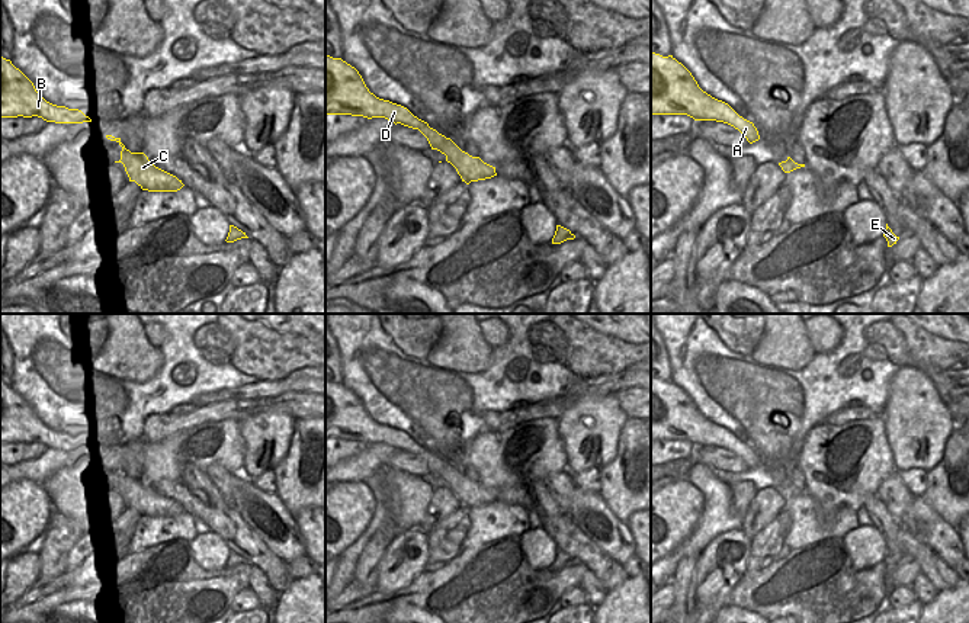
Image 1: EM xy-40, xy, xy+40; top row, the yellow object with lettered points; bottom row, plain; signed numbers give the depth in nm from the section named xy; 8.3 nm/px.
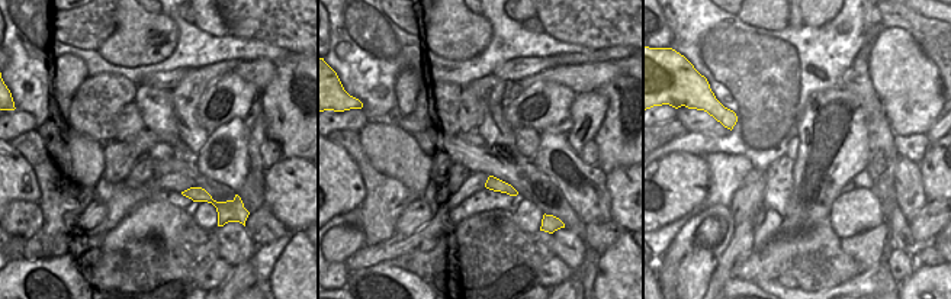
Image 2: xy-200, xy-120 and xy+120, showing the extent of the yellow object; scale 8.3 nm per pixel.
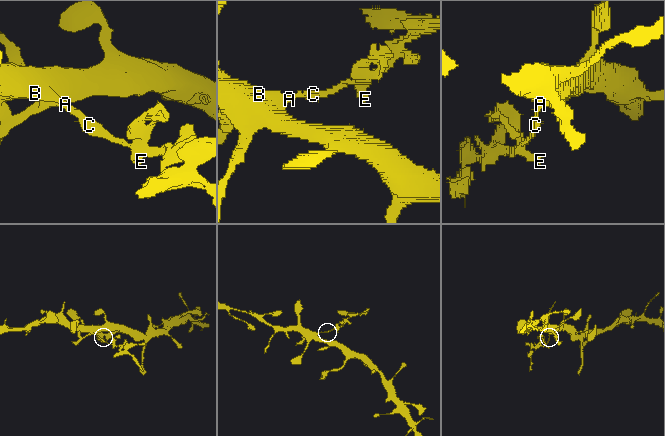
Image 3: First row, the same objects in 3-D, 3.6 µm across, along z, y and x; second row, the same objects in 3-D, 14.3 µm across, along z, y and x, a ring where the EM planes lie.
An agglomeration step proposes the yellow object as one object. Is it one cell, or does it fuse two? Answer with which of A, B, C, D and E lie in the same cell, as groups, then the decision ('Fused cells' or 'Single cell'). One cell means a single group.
Groups: A B D / C E. Fused cells.

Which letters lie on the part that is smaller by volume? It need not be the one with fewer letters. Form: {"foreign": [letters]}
{"foreign": ["C", "E"]}

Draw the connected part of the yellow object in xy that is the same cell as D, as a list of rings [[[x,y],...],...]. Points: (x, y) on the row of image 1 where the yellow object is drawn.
[[[325,54],[325,115],[352,115],[385,118],[391,122],[418,129],[431,150],[440,148],[449,138],[430,128],[407,107],[376,97],[366,87],[359,71],[343,61]]]

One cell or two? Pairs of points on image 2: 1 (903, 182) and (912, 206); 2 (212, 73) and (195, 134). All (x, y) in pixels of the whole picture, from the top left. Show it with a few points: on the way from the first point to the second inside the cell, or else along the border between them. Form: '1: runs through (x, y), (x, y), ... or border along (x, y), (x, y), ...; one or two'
1: runs through (909, 187), (909, 201); one
2: runs through (196, 87), (190, 103), (190, 118); one

